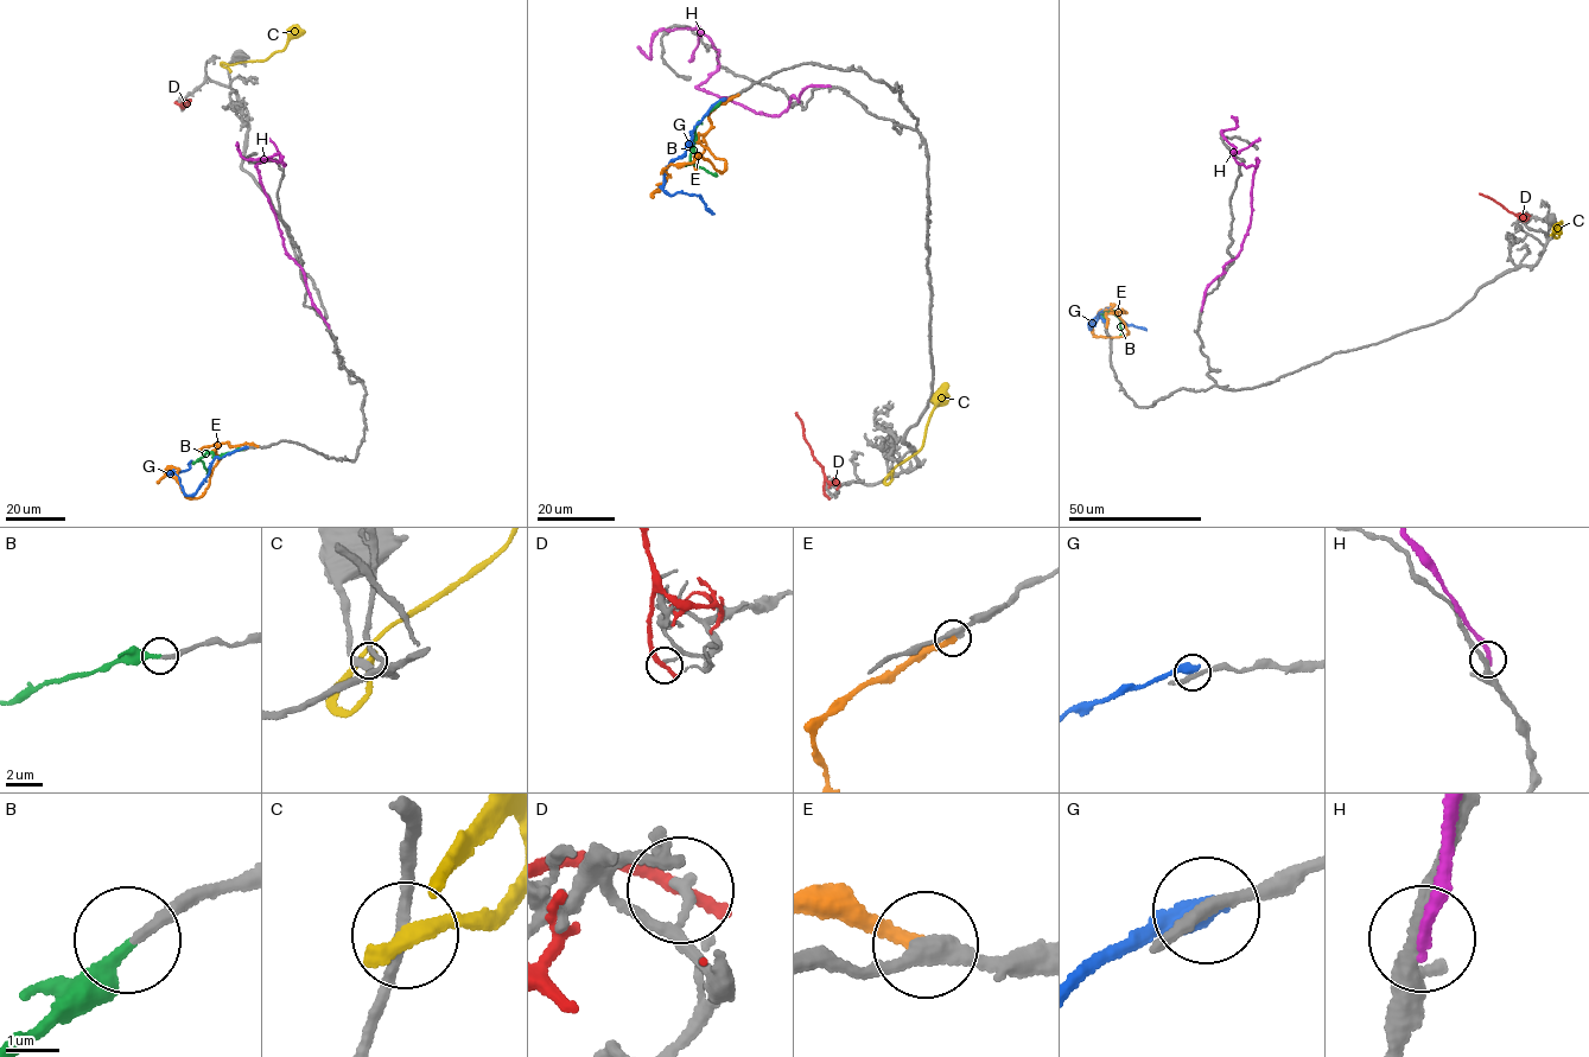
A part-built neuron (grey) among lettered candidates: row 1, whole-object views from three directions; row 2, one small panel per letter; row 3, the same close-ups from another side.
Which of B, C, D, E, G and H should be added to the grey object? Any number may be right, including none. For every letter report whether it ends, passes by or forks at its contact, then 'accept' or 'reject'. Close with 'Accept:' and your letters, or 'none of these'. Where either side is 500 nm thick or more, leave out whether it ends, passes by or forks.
B: it ends there; accept
C: it ends there; reject
D: it ends there; reject
E: it ends there; reject
G: it ends there; reject
H: it ends there; reject
Accept: B

